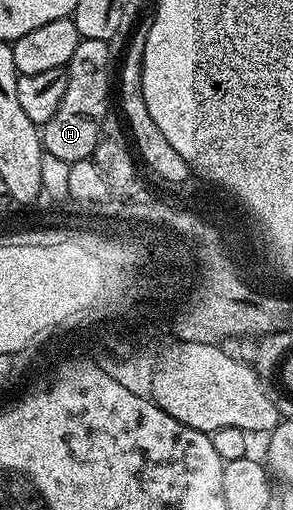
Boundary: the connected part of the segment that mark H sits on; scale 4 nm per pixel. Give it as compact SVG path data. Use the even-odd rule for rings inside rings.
M80 39L77 50L73 50L73 58L65 69L67 85L65 95L61 97L61 106L57 106L49 122L41 125L46 155L61 158L61 162L69 165L92 159L101 134L102 120L109 113L107 103L113 100L111 47L105 40Z

